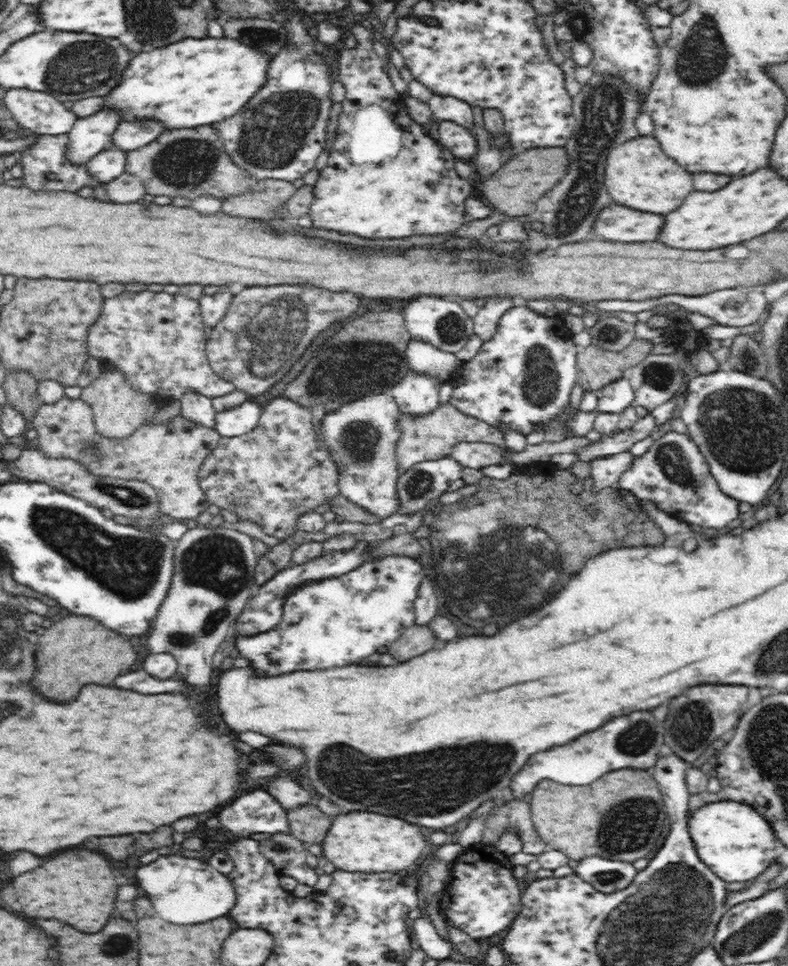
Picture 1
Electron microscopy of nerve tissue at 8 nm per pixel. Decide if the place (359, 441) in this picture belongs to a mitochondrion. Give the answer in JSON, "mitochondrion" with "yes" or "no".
{"mitochondrion":"yes"}

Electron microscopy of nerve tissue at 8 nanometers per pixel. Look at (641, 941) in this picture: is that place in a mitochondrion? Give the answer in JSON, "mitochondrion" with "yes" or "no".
{"mitochondrion":"yes"}

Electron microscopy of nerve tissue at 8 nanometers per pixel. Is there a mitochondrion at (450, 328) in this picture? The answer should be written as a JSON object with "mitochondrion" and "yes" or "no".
{"mitochondrion":"yes"}

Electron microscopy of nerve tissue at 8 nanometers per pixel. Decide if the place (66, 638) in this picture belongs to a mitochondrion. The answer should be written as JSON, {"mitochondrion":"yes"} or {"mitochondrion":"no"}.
{"mitochondrion":"no"}

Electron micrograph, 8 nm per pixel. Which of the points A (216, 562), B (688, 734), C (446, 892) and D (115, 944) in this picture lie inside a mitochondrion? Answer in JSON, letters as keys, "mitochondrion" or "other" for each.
{"A":"mitochondrion","B":"mitochondrion","C":"other","D":"mitochondrion"}

